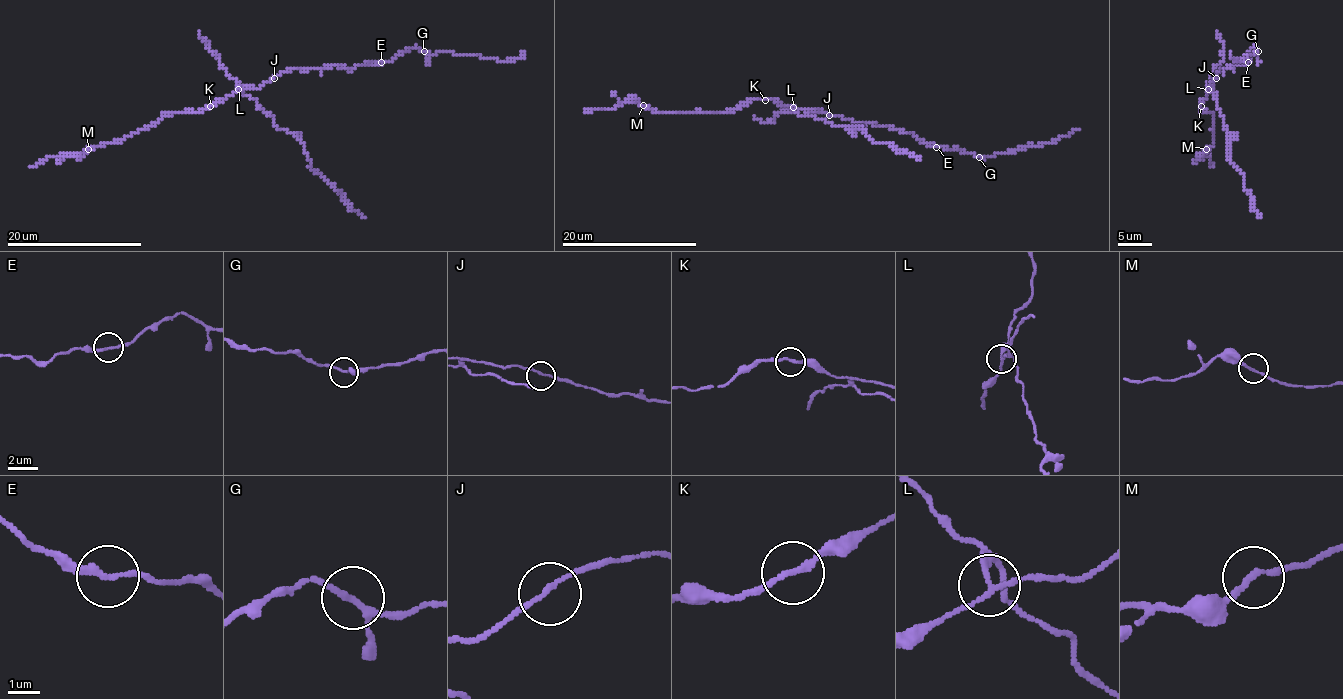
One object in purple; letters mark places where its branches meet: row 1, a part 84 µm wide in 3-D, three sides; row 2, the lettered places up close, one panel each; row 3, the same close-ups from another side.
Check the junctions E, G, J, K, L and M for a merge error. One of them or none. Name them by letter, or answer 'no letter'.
L

